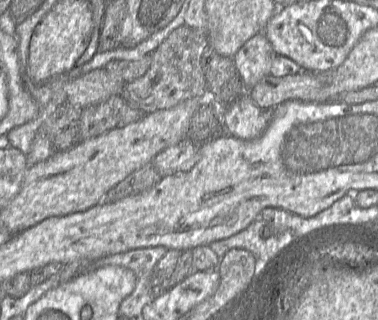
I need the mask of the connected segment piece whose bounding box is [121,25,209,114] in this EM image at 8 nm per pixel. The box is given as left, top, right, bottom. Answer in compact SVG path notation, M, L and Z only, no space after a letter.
M187 25L174 29L151 53L152 61L147 72L125 83L121 96L126 103L150 114L169 109L194 97L206 97L207 82L201 66L201 57L209 46L206 33Z

